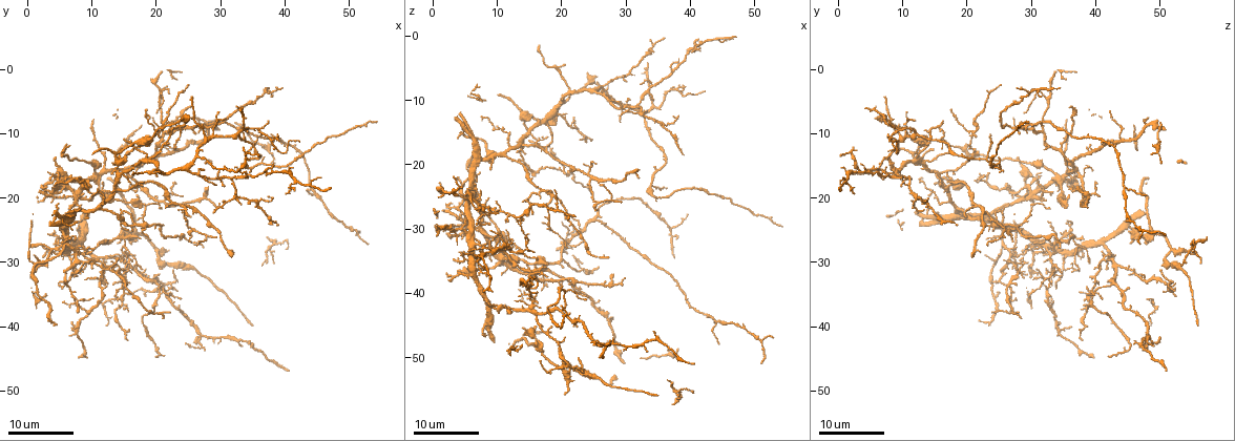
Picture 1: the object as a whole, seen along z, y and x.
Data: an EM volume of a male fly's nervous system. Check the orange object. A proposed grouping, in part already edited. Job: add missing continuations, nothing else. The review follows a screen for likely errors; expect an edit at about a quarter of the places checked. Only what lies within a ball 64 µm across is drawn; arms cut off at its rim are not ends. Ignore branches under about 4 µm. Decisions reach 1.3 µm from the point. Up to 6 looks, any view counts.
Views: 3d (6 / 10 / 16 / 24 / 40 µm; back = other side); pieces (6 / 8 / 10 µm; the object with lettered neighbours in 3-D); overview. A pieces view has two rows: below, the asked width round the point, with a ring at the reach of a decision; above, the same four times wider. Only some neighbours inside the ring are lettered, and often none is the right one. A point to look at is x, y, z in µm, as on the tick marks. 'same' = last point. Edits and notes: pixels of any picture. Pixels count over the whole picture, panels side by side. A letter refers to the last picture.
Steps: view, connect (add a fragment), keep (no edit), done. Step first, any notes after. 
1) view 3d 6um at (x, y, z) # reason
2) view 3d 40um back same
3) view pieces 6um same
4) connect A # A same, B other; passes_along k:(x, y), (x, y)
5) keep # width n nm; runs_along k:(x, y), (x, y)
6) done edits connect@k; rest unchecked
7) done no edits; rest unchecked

view 3d 24um at (32.0, 29.0, 20.5) # end of a long branch

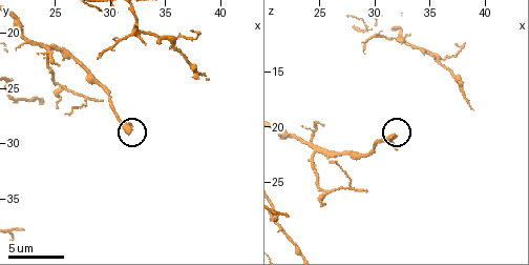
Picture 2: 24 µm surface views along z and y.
view pieces 6um at (31.8, 29.2, 20.8)

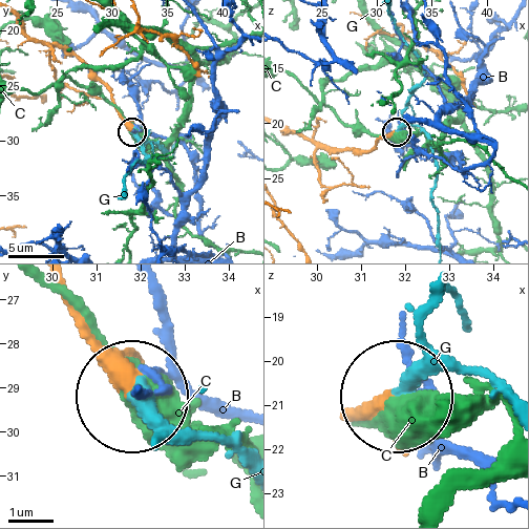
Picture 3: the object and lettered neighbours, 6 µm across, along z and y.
connect G # B other, C other, G same; passes_along 3:(355, 422), (396, 403), (437, 297); the neuron continues

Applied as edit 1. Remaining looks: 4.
view 3d 16um at (24.5, 8.0, 16.0) # free end

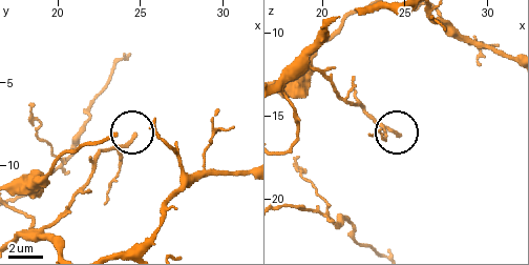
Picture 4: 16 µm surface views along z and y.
view pieces 8um at (24.7, 8.3, 16.3) # see the neighbours

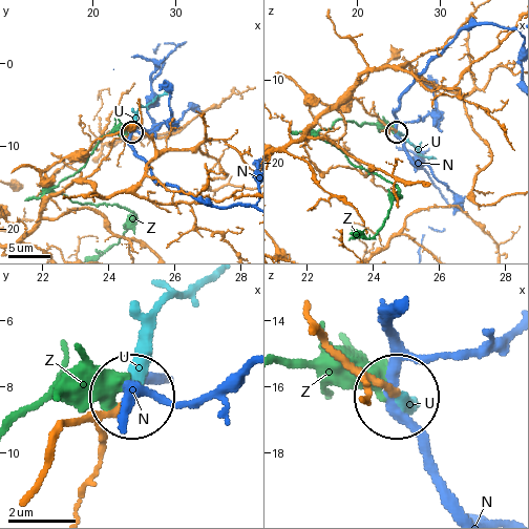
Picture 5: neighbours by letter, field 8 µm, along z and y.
connect U # N other, U same, Z other; the neuron continues

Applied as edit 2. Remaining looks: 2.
done edits connect@3, connect@5; rest unchecked

